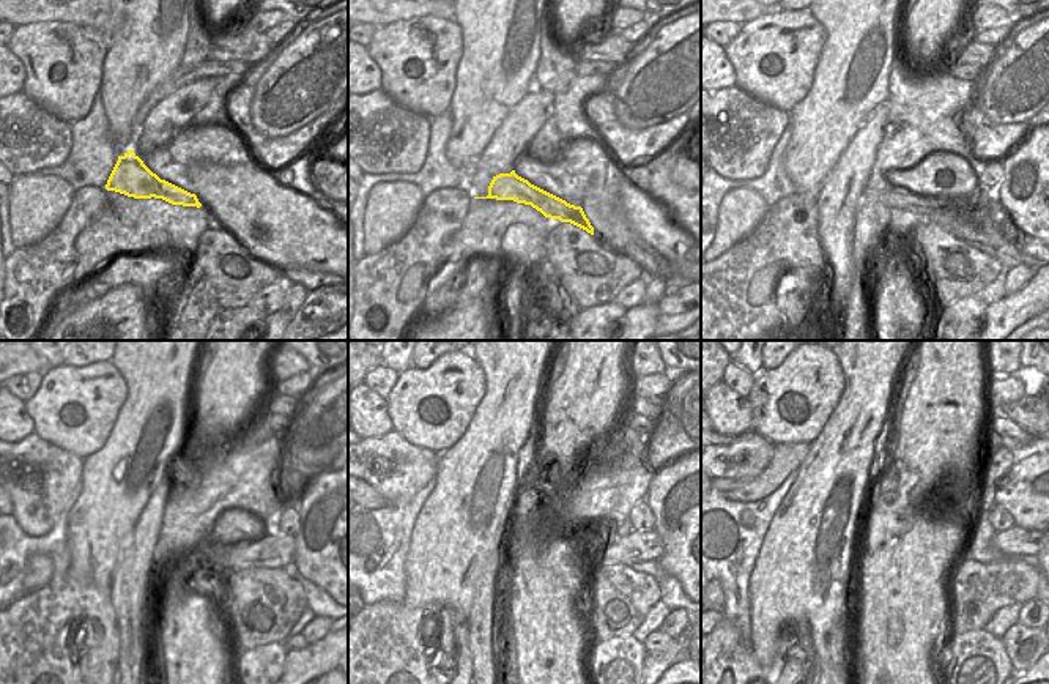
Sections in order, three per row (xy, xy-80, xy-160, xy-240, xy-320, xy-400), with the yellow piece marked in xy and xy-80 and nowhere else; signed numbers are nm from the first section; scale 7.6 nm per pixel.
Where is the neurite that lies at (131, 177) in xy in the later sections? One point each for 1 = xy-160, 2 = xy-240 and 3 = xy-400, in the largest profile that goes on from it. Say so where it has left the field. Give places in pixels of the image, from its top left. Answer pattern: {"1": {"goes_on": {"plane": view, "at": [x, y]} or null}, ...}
{"1": {"goes_on": {"plane": "xy-160", "at": [948, 215]}}, "2": {"goes_on": {"plane": "xy-240", "at": [276, 550]}}, "3": {"goes_on": {"plane": "xy-400", "at": [1016, 541]}}}

